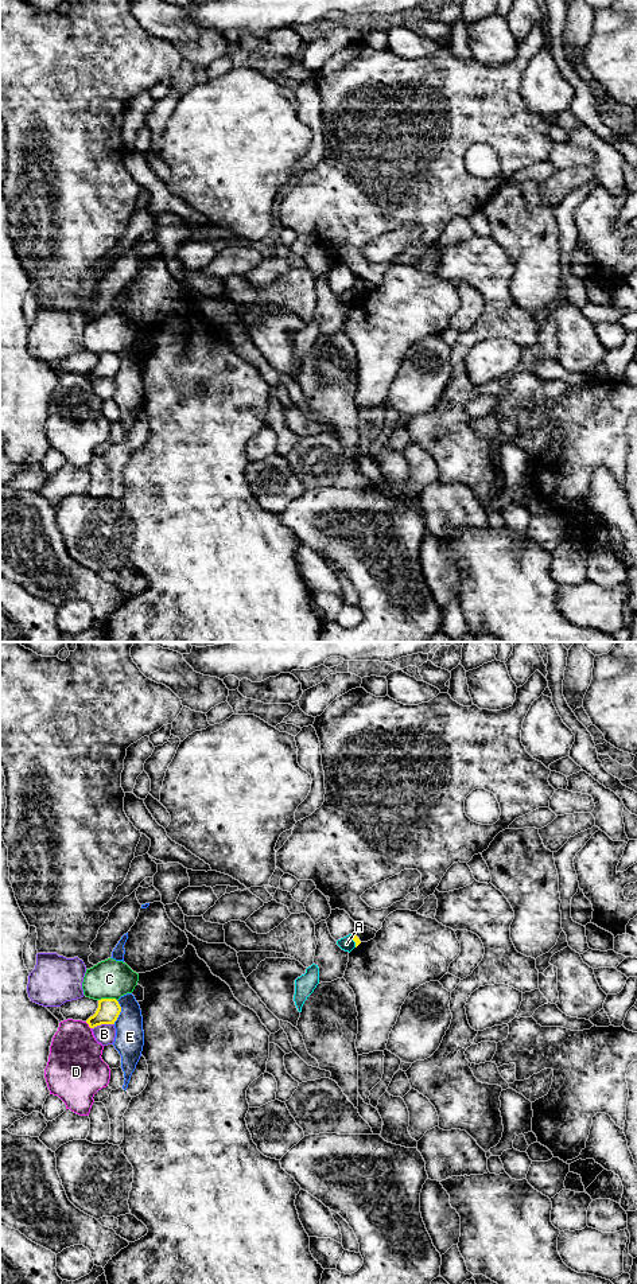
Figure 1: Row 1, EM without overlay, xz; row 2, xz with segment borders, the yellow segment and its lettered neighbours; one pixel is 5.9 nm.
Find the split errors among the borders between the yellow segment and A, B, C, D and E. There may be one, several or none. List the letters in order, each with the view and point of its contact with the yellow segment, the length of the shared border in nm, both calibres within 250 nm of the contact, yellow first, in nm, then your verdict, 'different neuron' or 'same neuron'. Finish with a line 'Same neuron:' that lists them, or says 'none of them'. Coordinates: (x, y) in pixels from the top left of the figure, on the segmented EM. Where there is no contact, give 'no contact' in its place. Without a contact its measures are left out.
A: xz (354, 941) | 80 nm | 40/90 nm | different neuron
B: xz (103, 1023) | 140 nm | 140/120 nm | different neuron
C: xz (107, 999) | 110 nm | 140/240 nm | different neuron
D: xz (89, 1026) | 60 nm | 140/320 nm | different neuron
E: xz (120, 1011) | 150 nm | 140/180 nm | different neuron
Same neuron: none of them

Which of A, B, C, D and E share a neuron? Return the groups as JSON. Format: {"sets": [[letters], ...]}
{"sets": [["A"], ["B"], ["C"], ["D"], ["E"]]}

